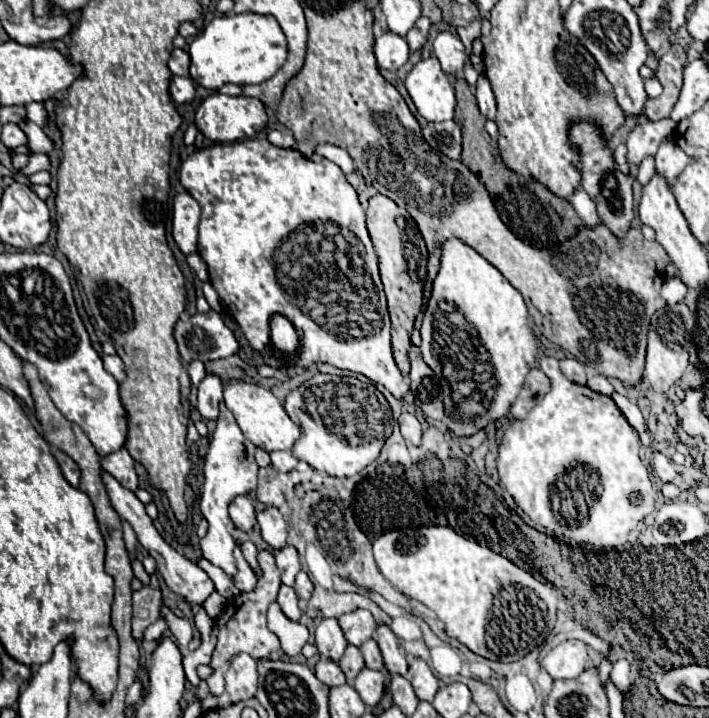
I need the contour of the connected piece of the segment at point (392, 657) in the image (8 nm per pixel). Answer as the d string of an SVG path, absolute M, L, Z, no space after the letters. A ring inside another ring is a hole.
M379 625L373 639L377 641L385 667L391 675L407 675L407 659L405 659L405 649L401 647L399 639L393 635L393 631L387 625Z

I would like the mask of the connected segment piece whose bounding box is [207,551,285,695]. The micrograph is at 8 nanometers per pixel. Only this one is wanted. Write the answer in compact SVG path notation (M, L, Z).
M259 551L259 565L263 569L263 577L257 581L257 587L253 593L241 593L237 599L233 599L231 603L227 603L225 611L219 617L219 647L215 647L213 651L213 659L211 659L211 667L215 669L215 673L207 679L209 691L215 695L221 695L225 691L225 671L229 667L229 663L233 661L233 657L237 653L249 653L253 659L283 659L285 653L281 649L279 637L275 633L271 633L265 625L265 615L267 615L267 607L271 601L275 601L277 591L281 587L281 577L279 571L275 567L275 559L271 551Z

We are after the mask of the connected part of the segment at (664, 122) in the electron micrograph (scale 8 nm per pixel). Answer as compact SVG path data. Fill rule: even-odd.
M671 117L659 119L659 121L649 121L649 119L641 119L641 123L629 133L627 139L627 163L629 167L639 167L643 157L657 153L659 143L665 137L674 135L677 123Z

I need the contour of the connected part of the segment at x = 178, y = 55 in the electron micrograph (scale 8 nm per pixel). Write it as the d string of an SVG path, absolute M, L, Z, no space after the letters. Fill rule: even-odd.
M173 49L167 65L173 75L189 77L189 53L185 49Z

